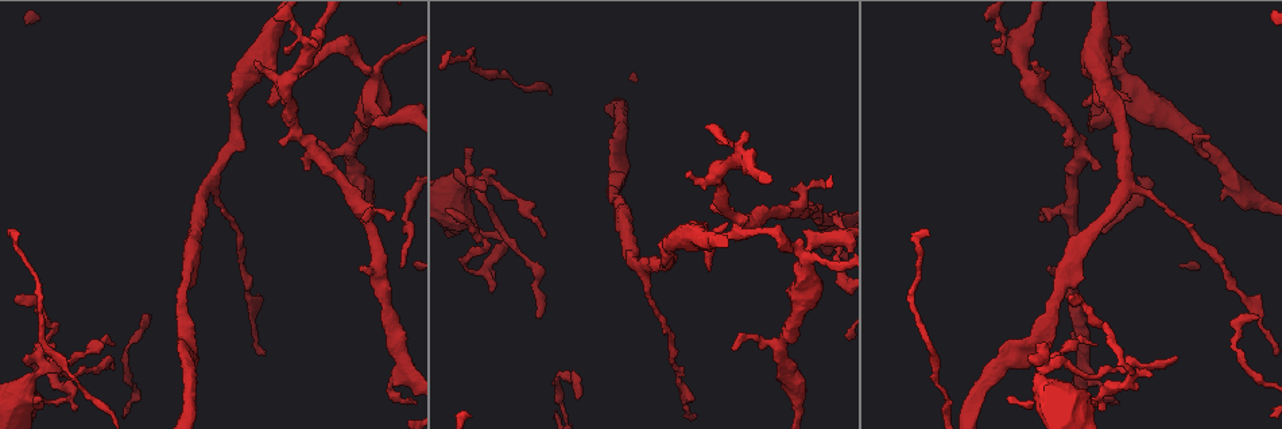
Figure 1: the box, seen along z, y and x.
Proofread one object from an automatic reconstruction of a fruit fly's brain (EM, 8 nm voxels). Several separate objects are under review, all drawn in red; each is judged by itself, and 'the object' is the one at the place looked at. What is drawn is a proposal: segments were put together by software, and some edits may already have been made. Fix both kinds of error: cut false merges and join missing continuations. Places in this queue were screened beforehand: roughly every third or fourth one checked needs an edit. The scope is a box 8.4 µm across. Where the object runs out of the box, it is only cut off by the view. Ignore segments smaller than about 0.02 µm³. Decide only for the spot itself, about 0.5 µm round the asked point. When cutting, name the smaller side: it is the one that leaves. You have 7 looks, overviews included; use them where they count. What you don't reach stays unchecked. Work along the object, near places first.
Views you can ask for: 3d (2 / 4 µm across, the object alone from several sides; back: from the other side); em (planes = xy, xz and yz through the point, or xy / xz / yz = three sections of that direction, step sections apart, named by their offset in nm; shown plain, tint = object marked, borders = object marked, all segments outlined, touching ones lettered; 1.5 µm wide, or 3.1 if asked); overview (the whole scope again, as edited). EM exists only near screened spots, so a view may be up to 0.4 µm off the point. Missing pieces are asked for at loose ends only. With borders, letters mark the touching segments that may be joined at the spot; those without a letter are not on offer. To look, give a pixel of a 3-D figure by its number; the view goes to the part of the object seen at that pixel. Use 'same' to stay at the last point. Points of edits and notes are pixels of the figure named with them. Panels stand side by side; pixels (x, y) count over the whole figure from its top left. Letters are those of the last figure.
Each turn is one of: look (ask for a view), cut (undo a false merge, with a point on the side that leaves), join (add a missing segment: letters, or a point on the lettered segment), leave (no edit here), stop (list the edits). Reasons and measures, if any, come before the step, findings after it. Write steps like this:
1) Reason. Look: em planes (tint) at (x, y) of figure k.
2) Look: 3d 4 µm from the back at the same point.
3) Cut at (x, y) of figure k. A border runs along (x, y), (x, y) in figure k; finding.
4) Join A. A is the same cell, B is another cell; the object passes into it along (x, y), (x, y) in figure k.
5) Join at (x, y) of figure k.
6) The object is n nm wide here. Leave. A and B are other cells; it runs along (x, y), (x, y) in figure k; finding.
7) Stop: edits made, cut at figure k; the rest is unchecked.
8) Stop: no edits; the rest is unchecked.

An open end. Look: 3d 2 µm at (285, 46) of figure 1.

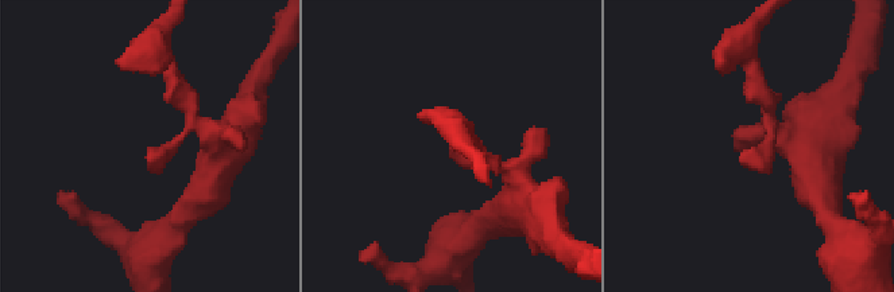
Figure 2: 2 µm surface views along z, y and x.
Shape alone is not enough. Look: em yz step 8 (tint) at (743, 154) of figure 2.

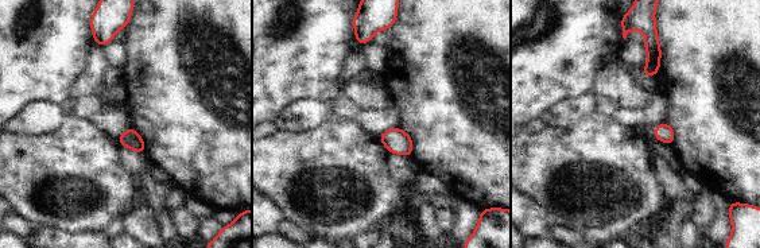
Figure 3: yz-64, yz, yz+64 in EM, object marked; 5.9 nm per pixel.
Look: em planes (borders) at the same point.

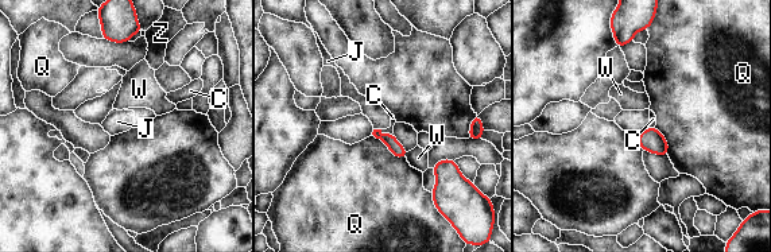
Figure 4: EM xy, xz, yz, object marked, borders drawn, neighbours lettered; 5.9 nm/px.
Leave. C, J, Q, W and Z are other cells; a border runs along (647, 127), (636, 138) in figure 4; none of them fits.

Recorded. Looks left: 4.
Look: em planes (tint) at (380, 61) of figure 1.

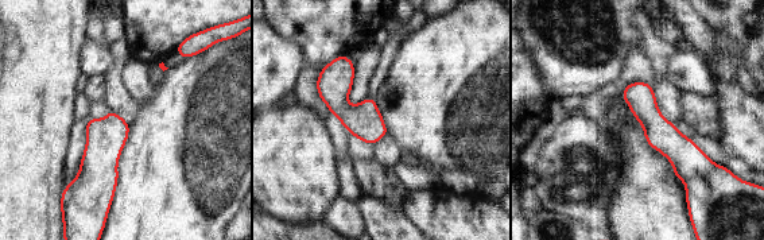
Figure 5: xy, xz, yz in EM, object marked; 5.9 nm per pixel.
Look: em planes (borders) at the same point.

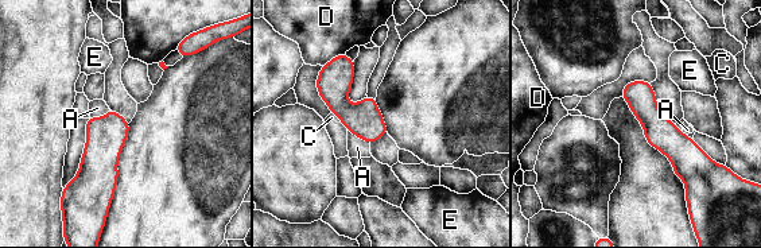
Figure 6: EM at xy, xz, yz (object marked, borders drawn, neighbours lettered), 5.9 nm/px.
Leave. A, C, D and E are other cells; a border runs along (348, 128), (369, 144) in figure 6; one neuron here.

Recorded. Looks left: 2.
Free end. Look: em planes (tint) at (392, 210) of figure 1.

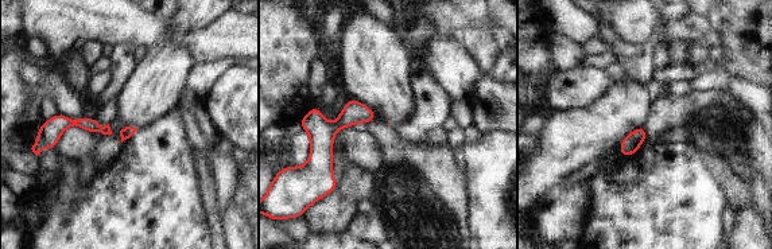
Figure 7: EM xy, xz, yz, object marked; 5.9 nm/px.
What lies round it. Look: em planes (borders) at the same point.

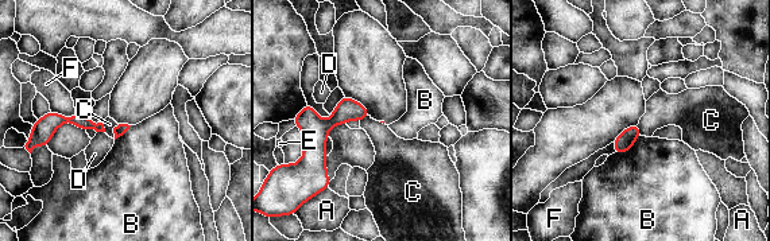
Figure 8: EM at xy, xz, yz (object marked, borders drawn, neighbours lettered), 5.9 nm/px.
Leave. A, B, C, D, E and F are other cells; a border runs along (119, 124), (113, 128), (113, 138) in figure 8; none of them fits.

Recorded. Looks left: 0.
Stop: no edits; the rest is unchecked.

